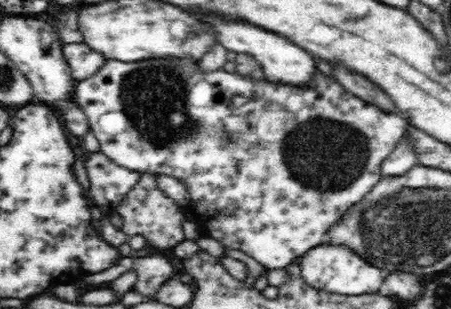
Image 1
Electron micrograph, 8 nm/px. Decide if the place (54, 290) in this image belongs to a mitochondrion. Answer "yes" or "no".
no

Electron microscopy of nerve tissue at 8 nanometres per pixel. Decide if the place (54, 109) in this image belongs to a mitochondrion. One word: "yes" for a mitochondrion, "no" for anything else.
no

